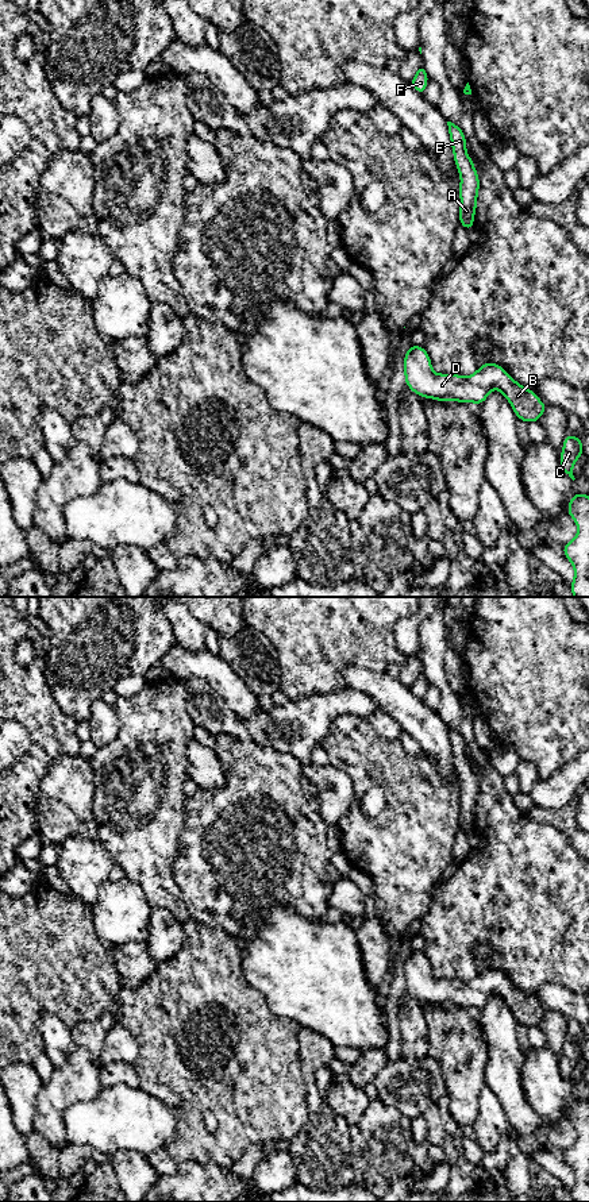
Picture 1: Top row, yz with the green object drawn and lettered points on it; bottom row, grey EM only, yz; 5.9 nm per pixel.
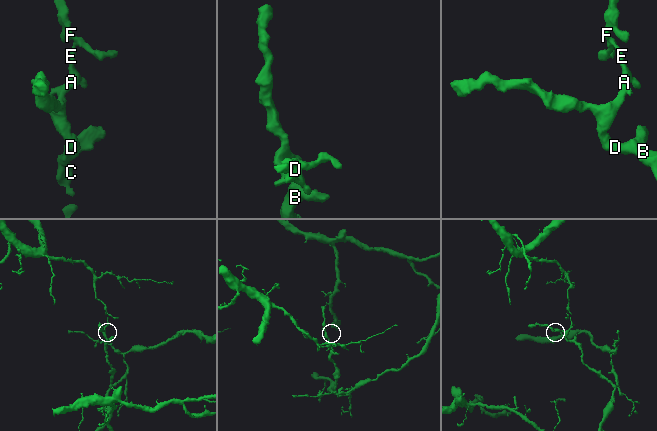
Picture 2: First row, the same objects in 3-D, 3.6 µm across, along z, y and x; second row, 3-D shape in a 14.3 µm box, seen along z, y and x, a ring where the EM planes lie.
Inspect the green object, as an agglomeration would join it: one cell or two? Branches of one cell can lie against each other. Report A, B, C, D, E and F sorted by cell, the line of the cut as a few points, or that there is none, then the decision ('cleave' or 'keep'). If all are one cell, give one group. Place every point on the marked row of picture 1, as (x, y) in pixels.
groups A E F / B C D; cut yz (472, 222), (462, 224); cleave

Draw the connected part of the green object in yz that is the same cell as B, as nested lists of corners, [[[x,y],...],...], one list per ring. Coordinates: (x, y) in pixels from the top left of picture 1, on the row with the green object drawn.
[[[411,343],[404,357],[404,373],[405,384],[420,397],[482,404],[497,388],[526,423],[539,421],[547,408],[531,389],[519,385],[500,365],[492,362],[484,363],[469,377],[436,374],[426,348]]]

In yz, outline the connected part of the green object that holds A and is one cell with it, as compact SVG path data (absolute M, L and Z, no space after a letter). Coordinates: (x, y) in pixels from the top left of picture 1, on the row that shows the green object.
M447 122L449 134L451 138L451 146L454 153L454 161L461 176L461 208L459 208L459 223L473 223L477 201L477 192L480 189L480 181L471 158L466 154L466 138L462 130Z

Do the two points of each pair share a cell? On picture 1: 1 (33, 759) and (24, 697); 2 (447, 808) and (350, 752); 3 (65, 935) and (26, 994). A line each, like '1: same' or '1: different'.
1: same
2: same
3: same

